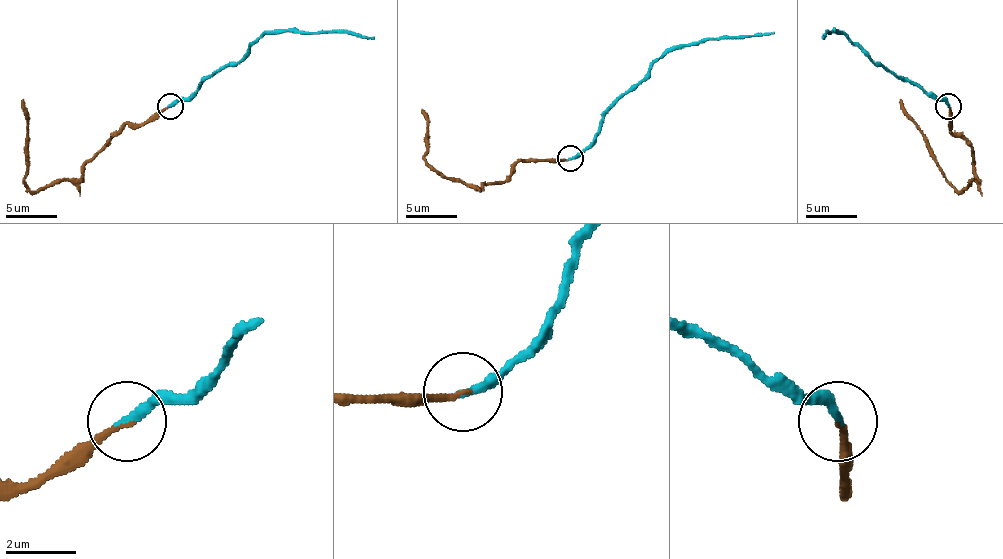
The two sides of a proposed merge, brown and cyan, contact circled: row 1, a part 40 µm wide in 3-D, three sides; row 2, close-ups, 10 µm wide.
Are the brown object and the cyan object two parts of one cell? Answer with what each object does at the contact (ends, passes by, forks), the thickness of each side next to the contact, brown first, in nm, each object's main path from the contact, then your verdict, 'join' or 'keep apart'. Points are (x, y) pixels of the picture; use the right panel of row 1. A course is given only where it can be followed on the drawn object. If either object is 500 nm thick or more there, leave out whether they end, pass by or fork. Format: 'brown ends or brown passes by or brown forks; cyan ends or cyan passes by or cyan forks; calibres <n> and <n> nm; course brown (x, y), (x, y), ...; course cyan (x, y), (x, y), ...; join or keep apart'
brown ends; cyan ends; calibres 130 and 240 nm; course brown (947, 105), (950, 128), (970, 146), (976, 180), (960, 190), (945, 177), (927, 136), (906, 113), (901, 100); course cyan (947, 105), (878, 66), (842, 33), (821, 35); join

